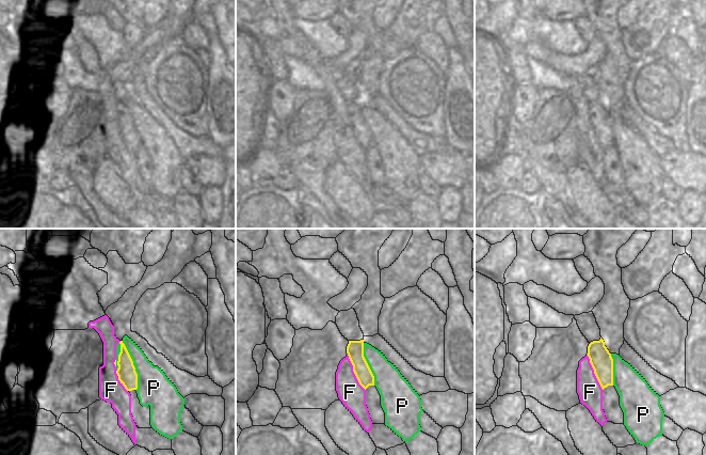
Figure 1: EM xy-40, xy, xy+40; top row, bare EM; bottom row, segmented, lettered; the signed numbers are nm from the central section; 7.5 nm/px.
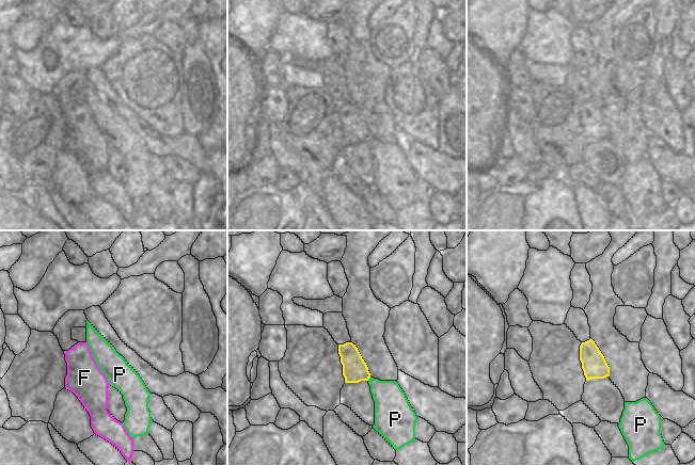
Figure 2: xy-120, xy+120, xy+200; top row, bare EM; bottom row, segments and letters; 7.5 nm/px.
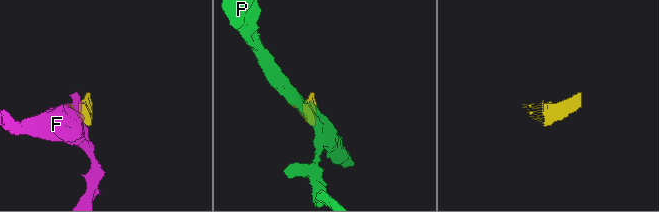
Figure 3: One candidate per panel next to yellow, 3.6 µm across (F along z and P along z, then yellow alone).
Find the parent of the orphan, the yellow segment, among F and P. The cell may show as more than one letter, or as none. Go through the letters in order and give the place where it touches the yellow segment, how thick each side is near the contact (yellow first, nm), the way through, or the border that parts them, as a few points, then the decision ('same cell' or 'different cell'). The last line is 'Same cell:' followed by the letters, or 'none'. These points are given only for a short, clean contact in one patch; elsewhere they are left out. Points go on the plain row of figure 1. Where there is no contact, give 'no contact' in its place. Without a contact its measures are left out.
F: contact xy (354, 134); calibres 130 and 190 nm; same cell
P: contact xy-40 (133, 126); calibres 140 and 260 nm; different cell
Same cell: F

